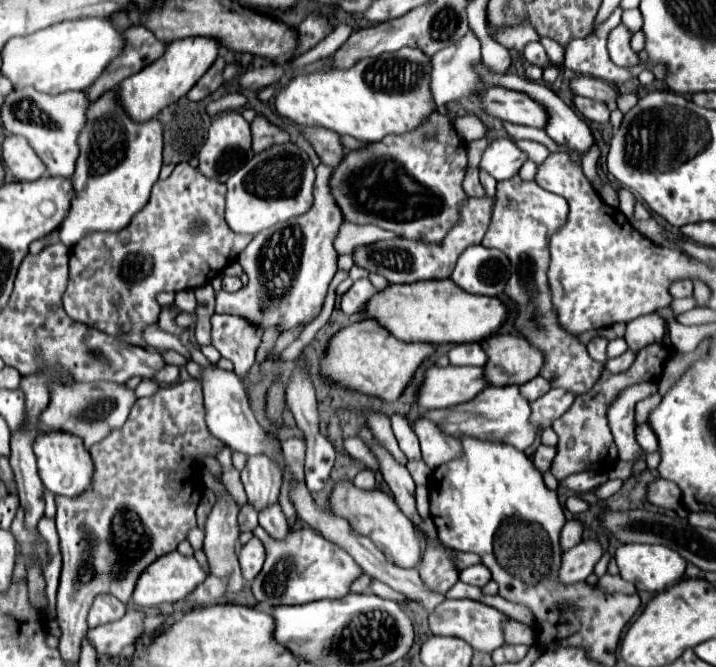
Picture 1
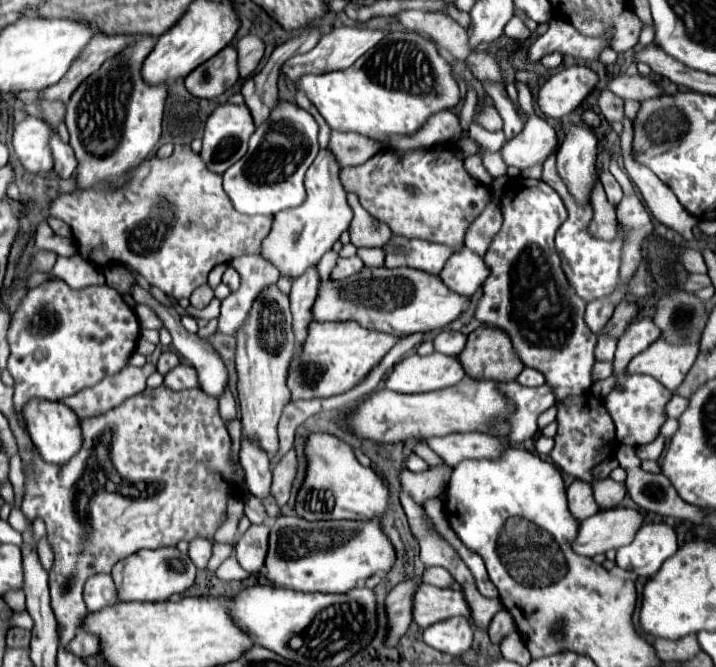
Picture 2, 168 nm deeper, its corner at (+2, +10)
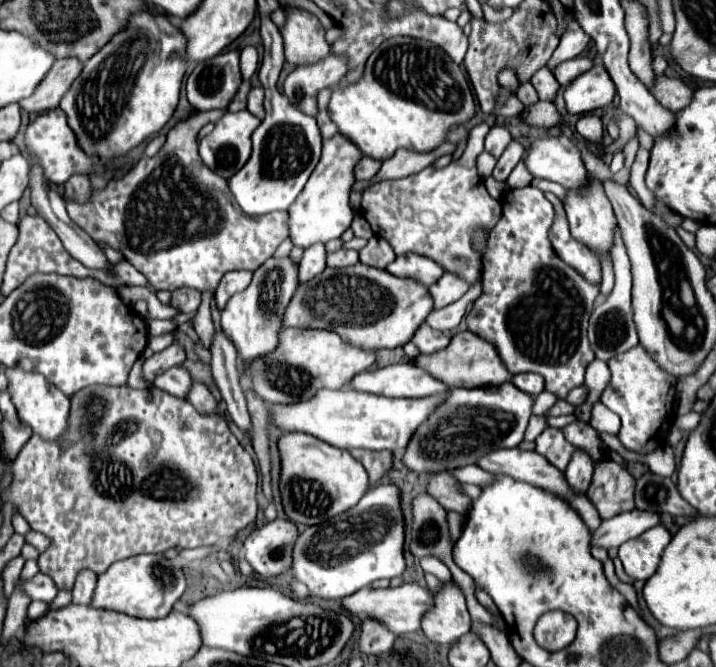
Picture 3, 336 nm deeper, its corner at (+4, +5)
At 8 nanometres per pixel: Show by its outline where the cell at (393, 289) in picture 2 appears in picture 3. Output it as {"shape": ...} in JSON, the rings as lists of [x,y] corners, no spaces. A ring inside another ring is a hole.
{"shape":[[[356,263],[342,269],[326,267],[308,283],[300,283],[284,309],[282,323],[284,327],[336,331],[350,345],[376,351],[408,343],[430,311],[430,293],[414,279],[400,279],[386,269]]]}

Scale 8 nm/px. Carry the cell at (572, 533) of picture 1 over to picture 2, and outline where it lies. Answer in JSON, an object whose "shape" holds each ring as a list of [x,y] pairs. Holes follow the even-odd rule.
{"shape":[[[574,480],[568,488],[568,508],[572,512],[572,516],[582,522],[584,518],[594,516],[596,512],[600,512],[594,496],[592,496],[592,486],[588,482],[582,480]]]}

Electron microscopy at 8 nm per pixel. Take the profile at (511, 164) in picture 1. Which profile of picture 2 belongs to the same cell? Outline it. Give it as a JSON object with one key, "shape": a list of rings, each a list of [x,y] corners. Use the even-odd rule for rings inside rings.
{"shape":[[[517,80],[515,84],[518,89],[518,102],[527,113],[528,122],[516,138],[508,140],[500,148],[500,154],[506,166],[516,166],[524,170],[538,162],[544,162],[544,158],[548,158],[548,154],[556,150],[558,136],[544,118],[536,116],[534,97],[533,94],[530,94],[528,86]]]}

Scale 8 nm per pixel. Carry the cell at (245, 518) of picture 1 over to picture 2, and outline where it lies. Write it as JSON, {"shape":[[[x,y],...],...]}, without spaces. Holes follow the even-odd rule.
{"shape":[[[230,554],[230,556],[218,566],[218,570],[214,572],[214,576],[220,578],[220,580],[226,580],[226,582],[232,582],[232,580],[244,580],[244,578],[248,578],[248,572],[238,564],[236,554]]]}

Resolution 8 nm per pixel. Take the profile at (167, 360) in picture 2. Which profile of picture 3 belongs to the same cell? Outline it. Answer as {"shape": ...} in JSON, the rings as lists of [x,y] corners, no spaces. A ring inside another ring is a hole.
{"shape":[[[180,365],[164,371],[162,375],[158,375],[158,379],[154,379],[154,385],[166,393],[170,393],[172,397],[178,399],[186,399],[190,387],[192,387],[192,379],[188,375],[188,371]]]}

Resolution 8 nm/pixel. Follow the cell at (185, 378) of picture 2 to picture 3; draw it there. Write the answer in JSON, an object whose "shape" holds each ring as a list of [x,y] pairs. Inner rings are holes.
{"shape":[[[198,381],[192,383],[188,401],[190,401],[190,403],[196,407],[196,411],[202,413],[202,415],[218,413],[218,401],[216,401],[216,397],[206,389],[206,385],[202,385],[202,383],[198,383]]]}

